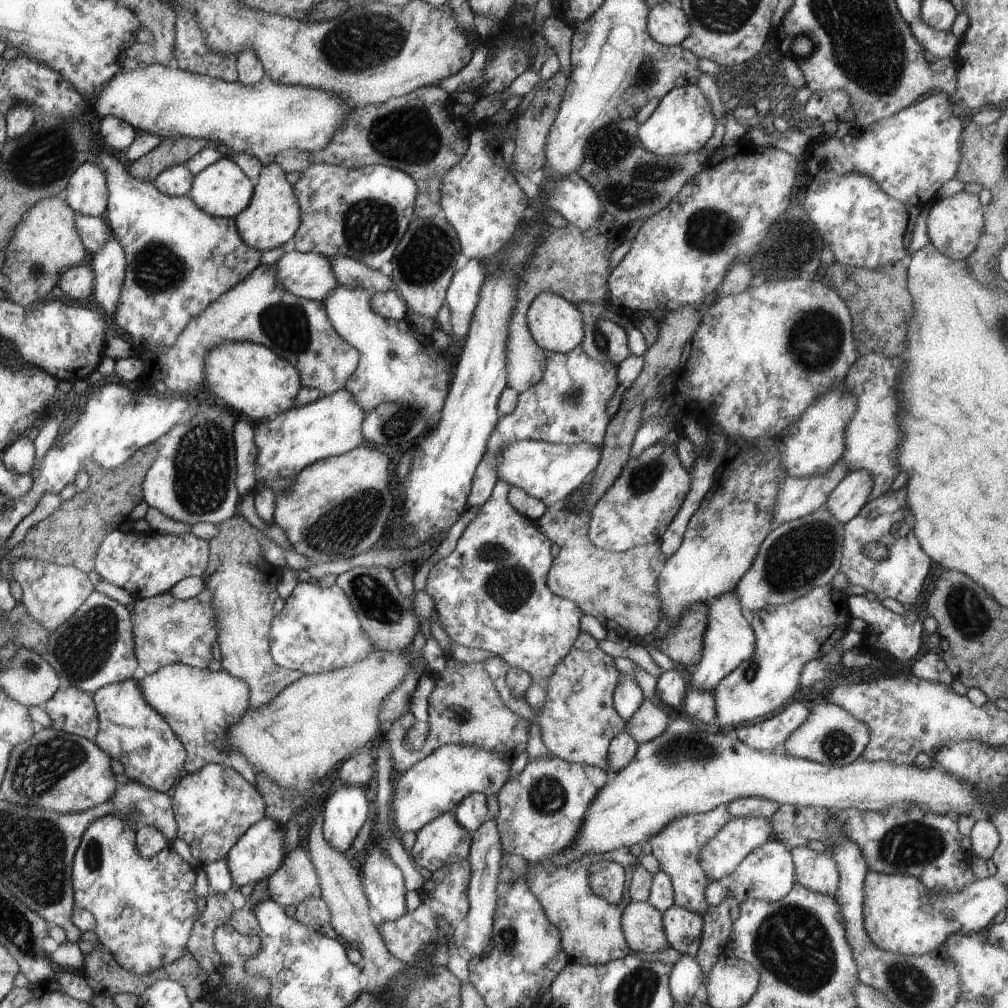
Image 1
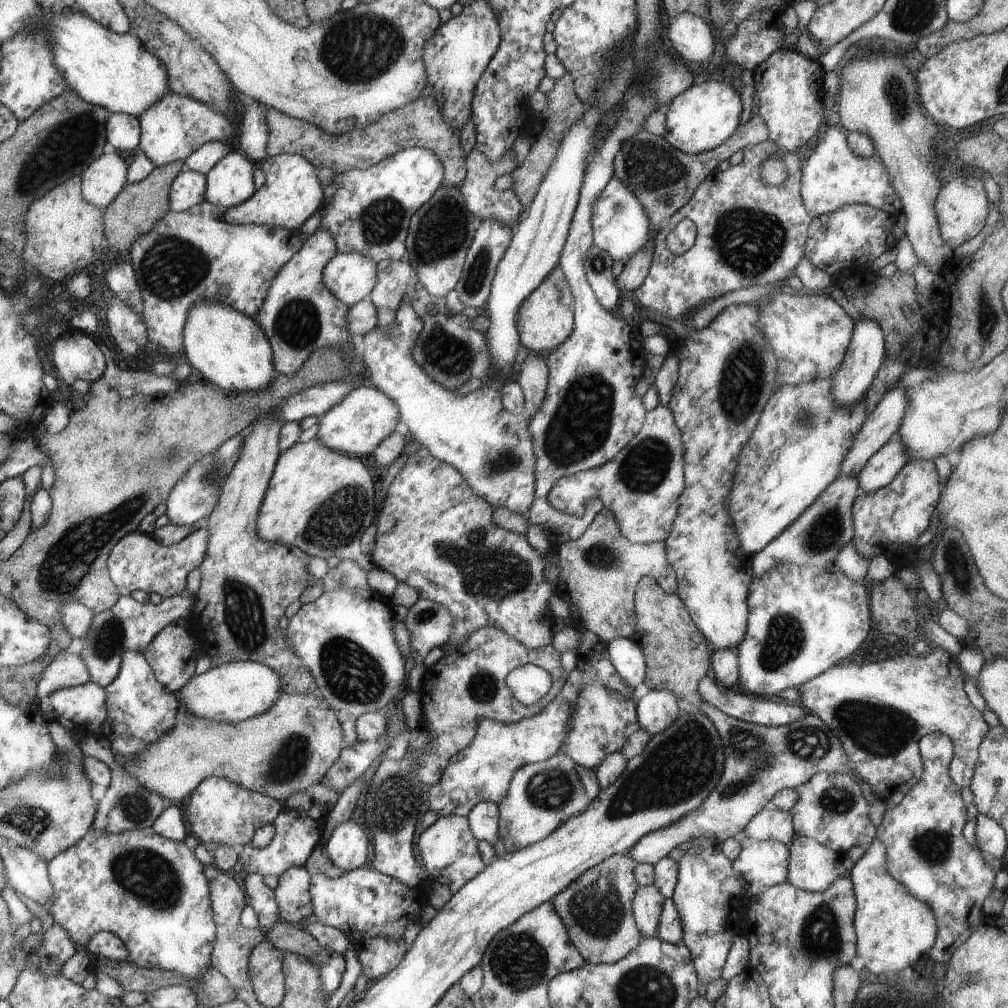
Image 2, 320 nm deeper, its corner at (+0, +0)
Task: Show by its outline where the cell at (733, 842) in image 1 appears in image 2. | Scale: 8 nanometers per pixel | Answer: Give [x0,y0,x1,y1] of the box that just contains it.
[744,807,796,847]

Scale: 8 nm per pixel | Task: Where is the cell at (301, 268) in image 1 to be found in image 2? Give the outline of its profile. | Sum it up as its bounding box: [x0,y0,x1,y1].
[323,252,378,307]

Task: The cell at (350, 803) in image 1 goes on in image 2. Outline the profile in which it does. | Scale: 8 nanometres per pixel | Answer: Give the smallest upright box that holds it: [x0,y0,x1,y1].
[325,822,370,873]

